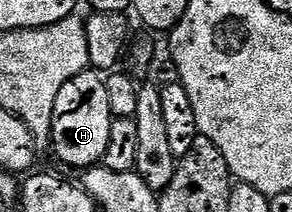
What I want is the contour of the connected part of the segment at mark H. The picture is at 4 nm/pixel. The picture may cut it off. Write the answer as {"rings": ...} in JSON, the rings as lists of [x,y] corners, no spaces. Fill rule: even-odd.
{"rings":[[[87,70],[76,74],[76,78],[64,82],[64,90],[60,90],[54,103],[50,144],[55,158],[77,170],[101,165],[108,150],[111,123],[108,86],[103,73]]]}

